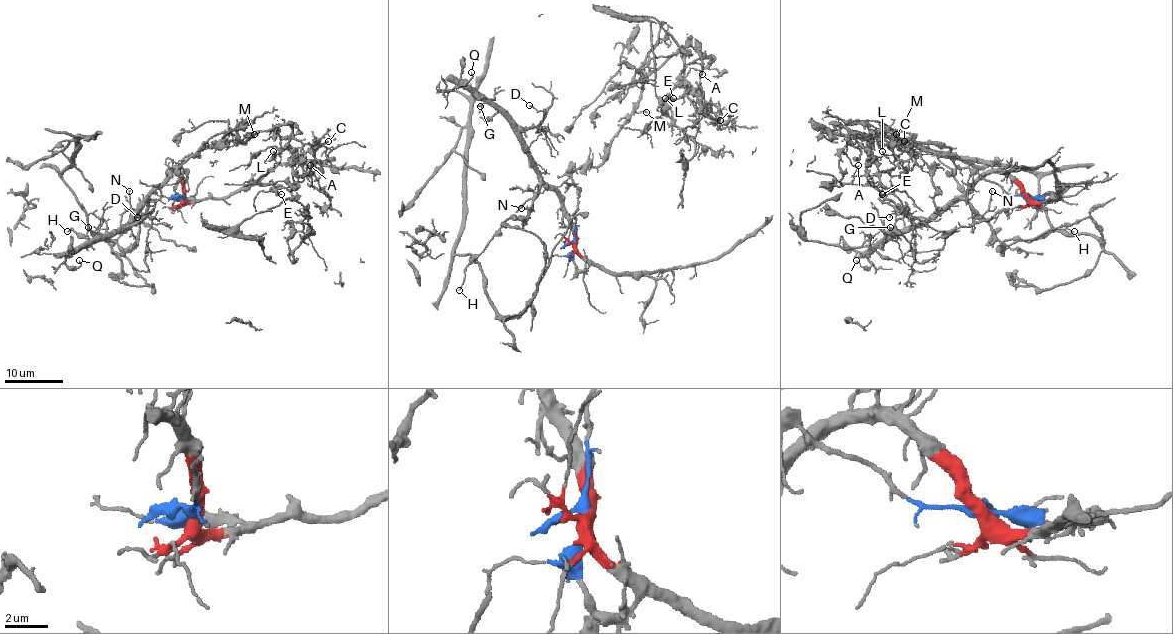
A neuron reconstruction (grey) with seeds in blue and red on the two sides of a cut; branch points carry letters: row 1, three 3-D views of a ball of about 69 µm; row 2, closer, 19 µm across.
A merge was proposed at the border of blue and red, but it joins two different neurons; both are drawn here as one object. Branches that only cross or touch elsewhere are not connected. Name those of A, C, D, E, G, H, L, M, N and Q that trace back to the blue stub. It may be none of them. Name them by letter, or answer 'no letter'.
A, C, E, L, M

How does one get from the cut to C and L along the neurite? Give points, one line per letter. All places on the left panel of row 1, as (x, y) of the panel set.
C: (183, 196), (180, 167), (215, 144), (288, 125), (289, 148), (309, 171), (317, 148), (328, 141)
L: (183, 196), (180, 167), (215, 144), (288, 125), (292, 132), (277, 132), (279, 151), (273, 151)

